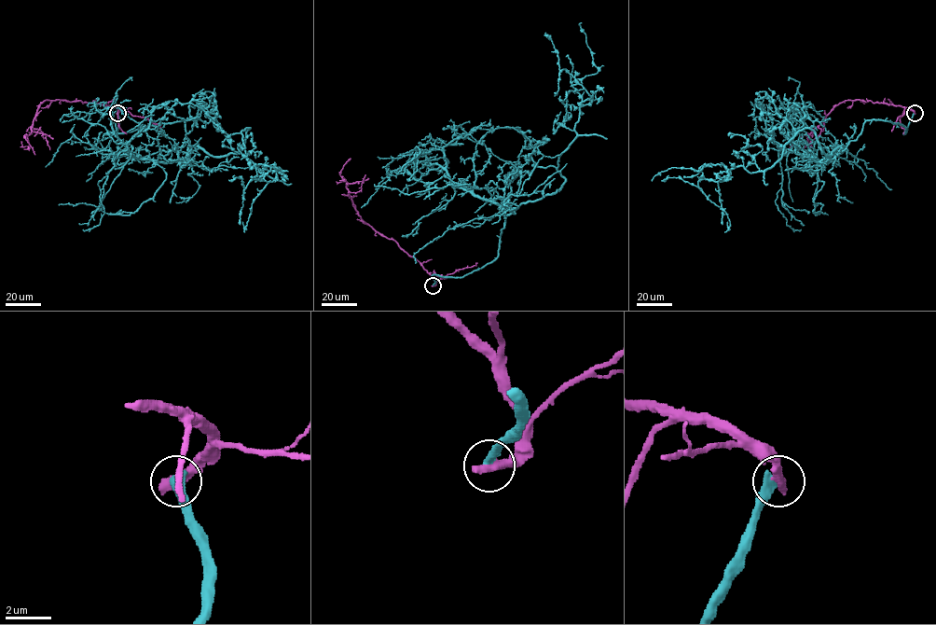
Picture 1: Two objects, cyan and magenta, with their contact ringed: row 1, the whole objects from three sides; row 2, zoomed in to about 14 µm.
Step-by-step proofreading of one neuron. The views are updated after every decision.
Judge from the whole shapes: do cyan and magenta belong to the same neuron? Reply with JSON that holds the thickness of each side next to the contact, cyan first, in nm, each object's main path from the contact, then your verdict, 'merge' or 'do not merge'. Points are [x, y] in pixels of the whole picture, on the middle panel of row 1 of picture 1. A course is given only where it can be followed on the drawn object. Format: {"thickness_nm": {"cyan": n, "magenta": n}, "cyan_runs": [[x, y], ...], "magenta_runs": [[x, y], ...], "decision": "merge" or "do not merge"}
{"thickness_nm": {"cyan": 440, "magenta": 550}, "cyan_runs": [[433, 285], [491, 263], [504, 215], [561, 187], [582, 102], [571, 83], [598, 71], [581, 22]], "magenta_runs": [[433, 285], [433, 278], [419, 262], [362, 218], [340, 174], [350, 159]], "decision": "do not merge"}

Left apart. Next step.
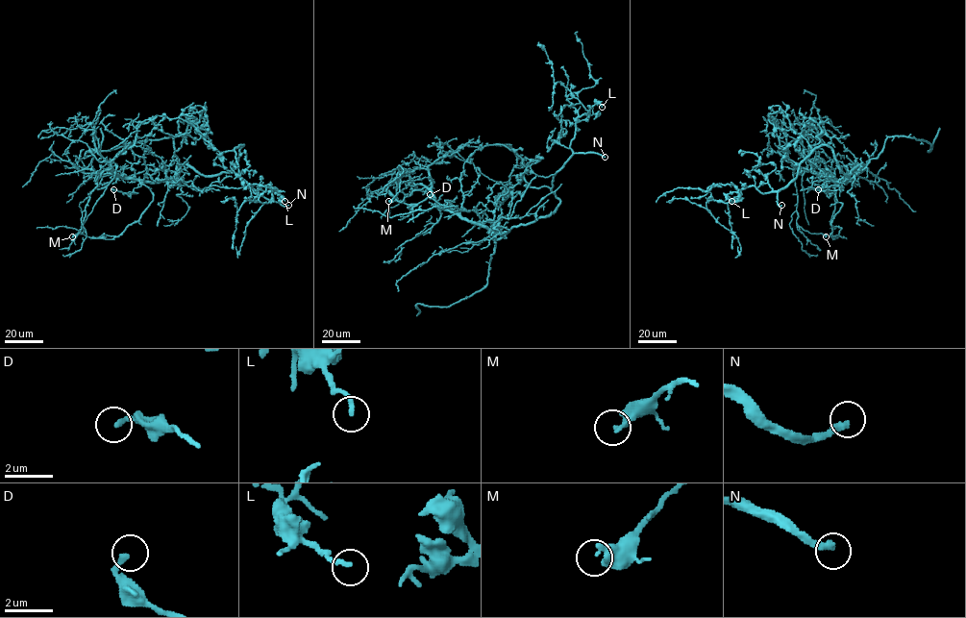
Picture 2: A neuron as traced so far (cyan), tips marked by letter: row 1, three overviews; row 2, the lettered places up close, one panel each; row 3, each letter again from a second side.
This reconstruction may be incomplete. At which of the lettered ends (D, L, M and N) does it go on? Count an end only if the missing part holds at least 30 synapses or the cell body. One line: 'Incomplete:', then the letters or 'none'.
Incomplete: N

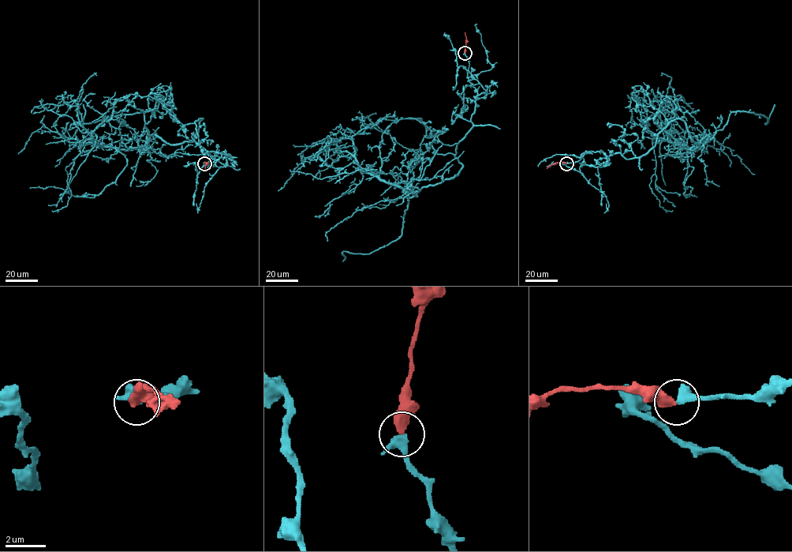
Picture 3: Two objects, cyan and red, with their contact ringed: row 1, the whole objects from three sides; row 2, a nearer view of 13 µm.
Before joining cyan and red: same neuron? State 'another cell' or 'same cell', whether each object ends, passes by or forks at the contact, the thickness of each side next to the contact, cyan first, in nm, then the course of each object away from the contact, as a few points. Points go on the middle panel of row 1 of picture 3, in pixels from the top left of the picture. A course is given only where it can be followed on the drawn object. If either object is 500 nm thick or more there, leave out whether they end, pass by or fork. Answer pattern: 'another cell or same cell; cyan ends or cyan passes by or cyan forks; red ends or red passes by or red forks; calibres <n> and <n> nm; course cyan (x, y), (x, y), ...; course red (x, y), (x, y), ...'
same cell; cyan passes by; red ends; calibres 400 and 480 nm; course cyan (465, 53), (477, 93), (457, 175), (408, 197), (349, 154), (330, 166), (311, 155), (278, 191); course red (465, 53), (465, 32)

